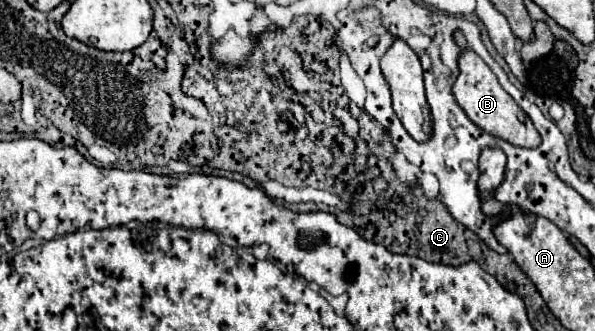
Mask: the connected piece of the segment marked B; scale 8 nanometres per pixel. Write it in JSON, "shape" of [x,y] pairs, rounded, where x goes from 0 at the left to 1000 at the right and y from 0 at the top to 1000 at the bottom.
{"shape":[[[765,91],[761,121],[778,145],[778,163],[771,175],[771,211],[775,218],[761,254],[761,284],[765,284],[765,302],[771,308],[771,320],[782,332],[782,344],[802,381],[808,381],[815,399],[822,399],[835,417],[845,417],[866,441],[876,441],[876,447],[903,447],[909,435],[909,405],[896,381],[892,356],[842,266],[842,254],[835,248],[835,230],[822,211],[822,199],[798,157],[782,145],[782,109],[775,91]]]}

